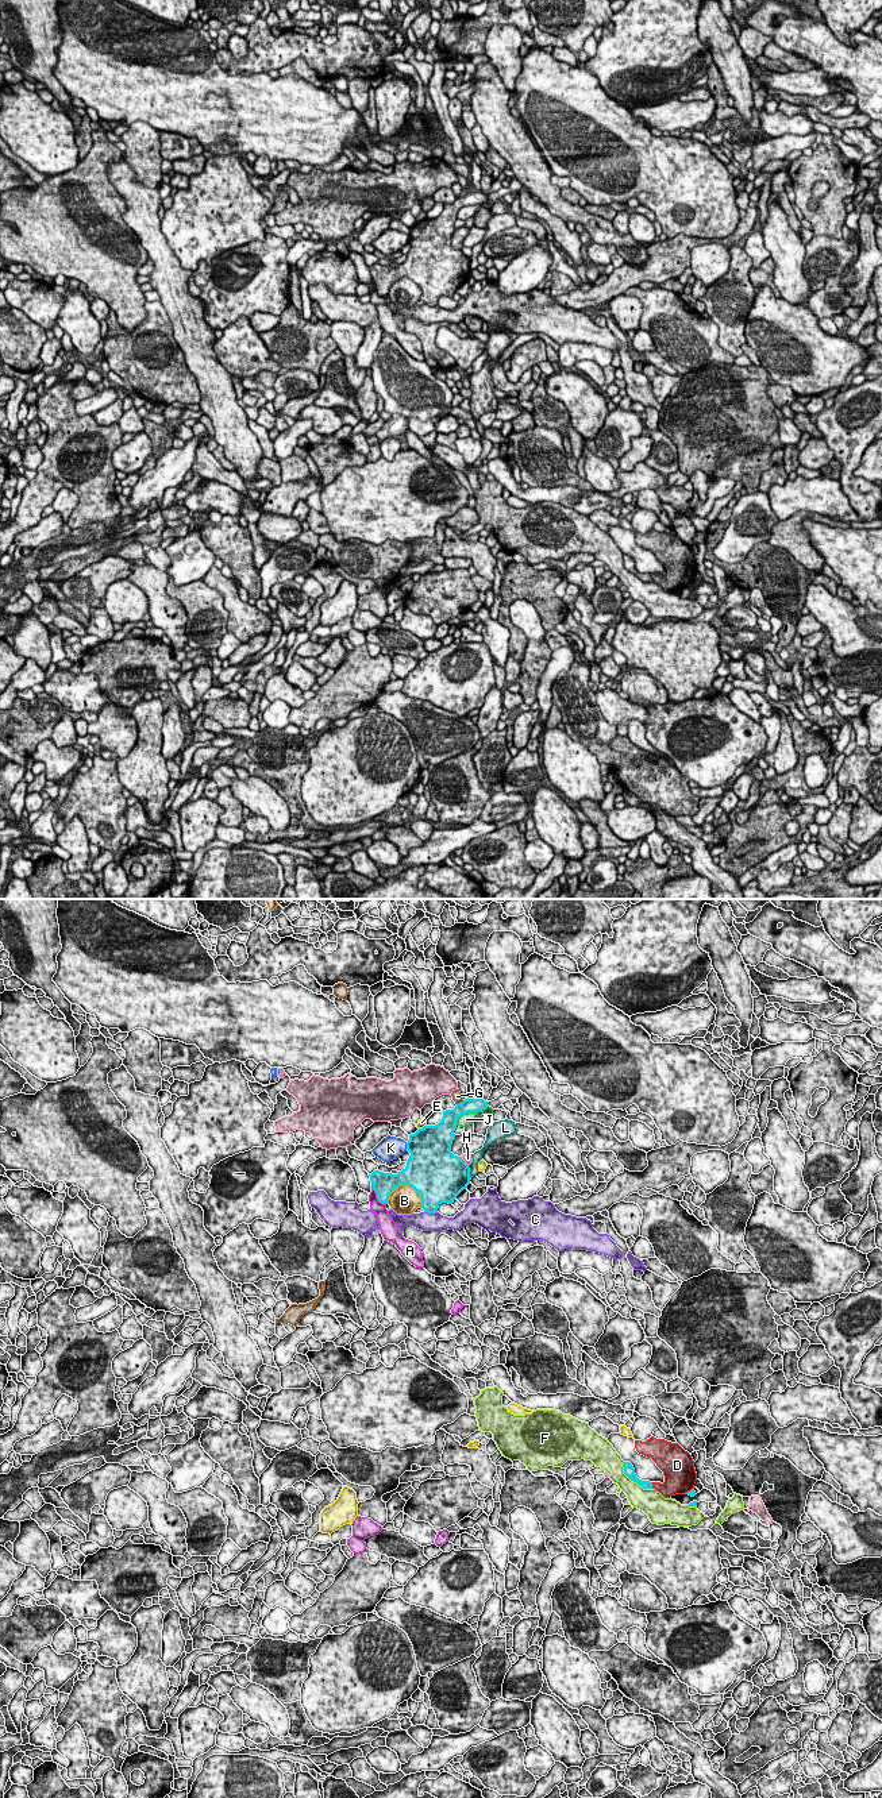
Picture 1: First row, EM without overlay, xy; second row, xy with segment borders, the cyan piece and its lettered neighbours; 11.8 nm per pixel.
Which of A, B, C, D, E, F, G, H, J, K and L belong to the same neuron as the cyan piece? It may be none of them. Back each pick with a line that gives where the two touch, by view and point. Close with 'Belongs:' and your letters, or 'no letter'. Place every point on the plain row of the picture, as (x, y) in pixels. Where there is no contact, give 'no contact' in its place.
Belongs: no letter

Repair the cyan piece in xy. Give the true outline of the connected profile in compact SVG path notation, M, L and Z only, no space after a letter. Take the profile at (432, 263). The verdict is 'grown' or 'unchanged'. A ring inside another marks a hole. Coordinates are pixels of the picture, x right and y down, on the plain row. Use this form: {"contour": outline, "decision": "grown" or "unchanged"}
{"contour": "M465 192L457 197L454 202L443 204L442 213L435 219L424 219L415 227L409 228L407 243L411 246L407 259L397 267L374 263L370 269L373 282L377 292L382 297L388 297L389 288L403 277L412 279L421 290L420 301L424 305L435 306L442 296L452 297L457 289L470 277L470 261L462 250L451 246L451 238L455 232L457 213L467 205L484 204L488 194L484 192Z", "decision": "unchanged"}

